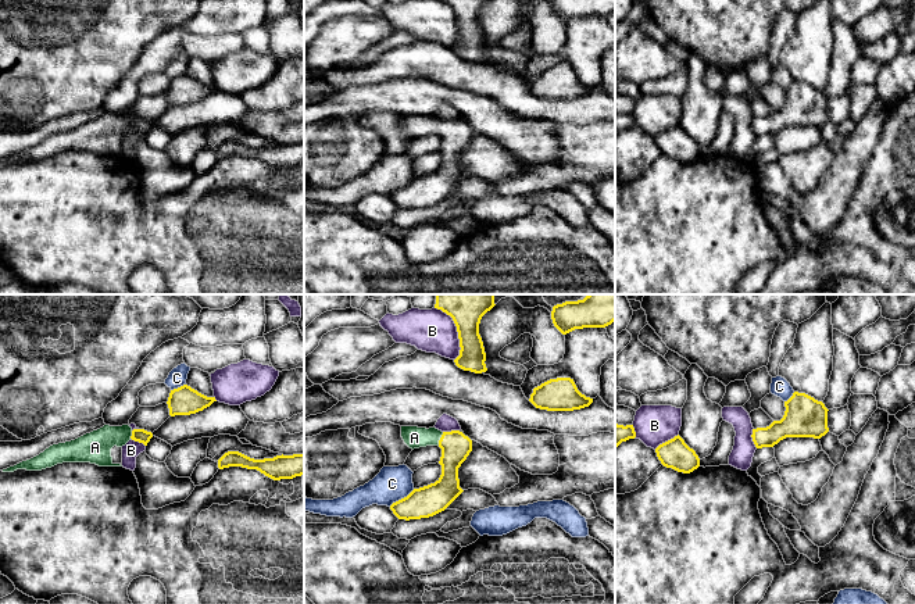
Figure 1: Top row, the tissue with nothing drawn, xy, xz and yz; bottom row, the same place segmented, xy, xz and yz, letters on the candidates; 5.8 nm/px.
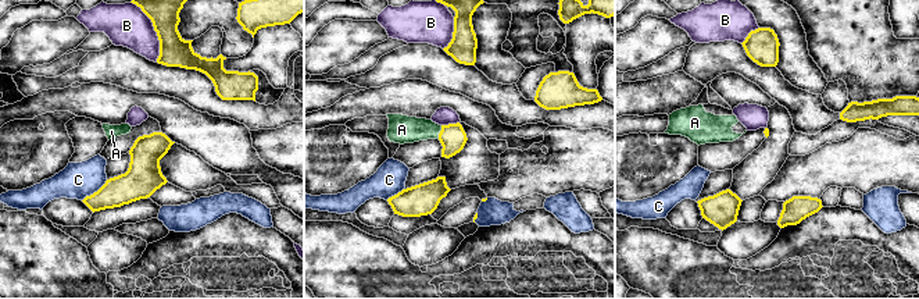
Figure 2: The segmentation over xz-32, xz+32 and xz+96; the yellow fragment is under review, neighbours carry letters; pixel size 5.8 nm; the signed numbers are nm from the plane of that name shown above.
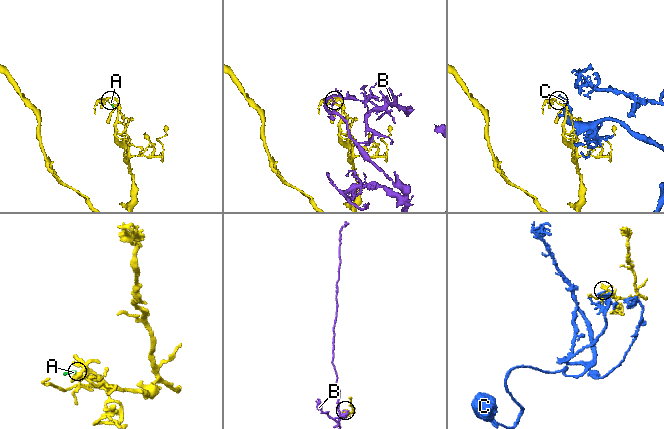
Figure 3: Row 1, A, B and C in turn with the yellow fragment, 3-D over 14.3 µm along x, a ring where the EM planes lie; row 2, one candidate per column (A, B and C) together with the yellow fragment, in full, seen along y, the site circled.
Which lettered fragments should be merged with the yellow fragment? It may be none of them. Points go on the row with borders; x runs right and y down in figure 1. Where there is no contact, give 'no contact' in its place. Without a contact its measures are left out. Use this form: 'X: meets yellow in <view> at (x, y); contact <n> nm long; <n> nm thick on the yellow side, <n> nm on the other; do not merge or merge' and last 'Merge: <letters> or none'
A: meets yellow in xz at (440, 439); contact 90 nm long; 170 nm thick on the yellow side, 120 nm on the other; merge
B: meets yellow in xz at (457, 331); contact 340 nm long; 300 nm thick on the yellow side, 260 nm on the other; do not merge
C: meets yellow in xz at (401, 499); contact 180 nm long; 180 nm thick on the yellow side, 200 nm on the other; do not merge
Merge: A

